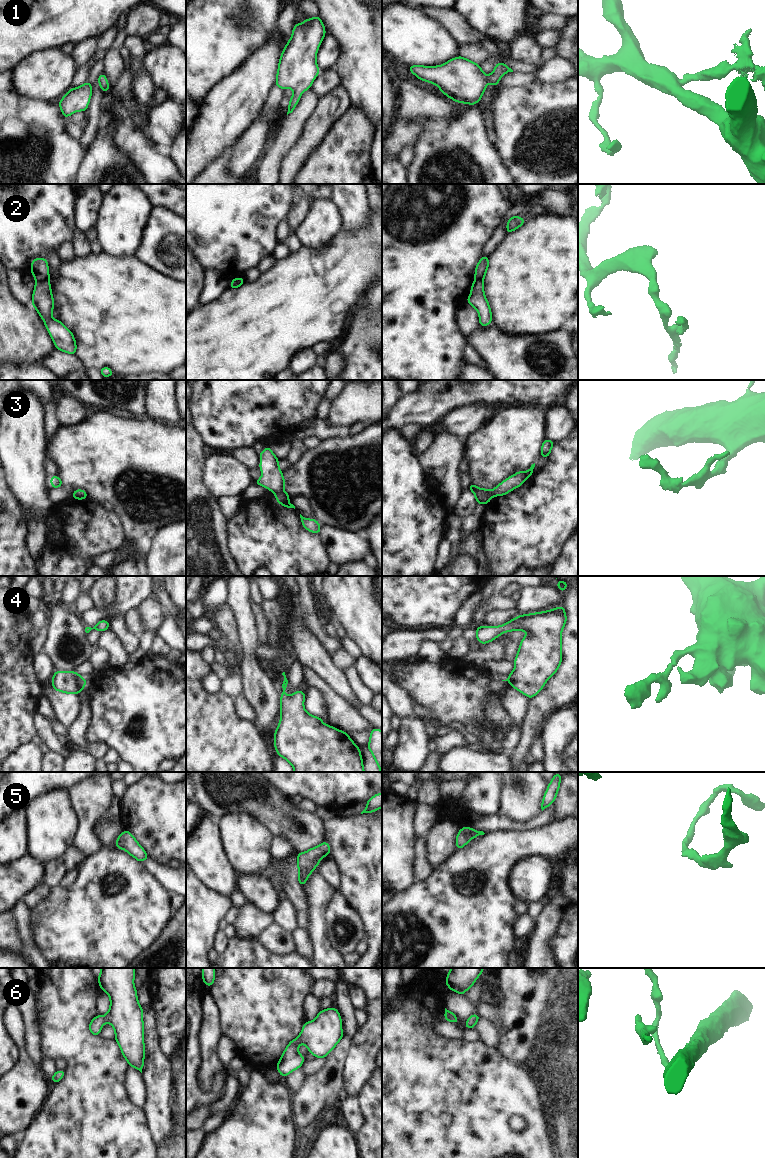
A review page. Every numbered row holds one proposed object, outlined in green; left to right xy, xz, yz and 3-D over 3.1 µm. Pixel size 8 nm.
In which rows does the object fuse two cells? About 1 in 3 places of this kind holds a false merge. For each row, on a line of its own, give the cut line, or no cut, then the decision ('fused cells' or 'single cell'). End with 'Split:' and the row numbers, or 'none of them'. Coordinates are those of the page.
1: no cut; single cell
2: cut in xy along (48, 279), (36, 281); fused cells
3: no cut; single cell
4: no cut; single cell
5: no cut; single cell
6: no cut; single cell
Split: 2

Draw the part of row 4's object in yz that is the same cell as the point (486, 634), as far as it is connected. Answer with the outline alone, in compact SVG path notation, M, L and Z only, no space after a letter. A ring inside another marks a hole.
M564 606L554 609L537 612L532 614L523 614L516 616L511 621L501 626L478 626L476 628L476 639L483 645L492 642L504 632L512 632L514 630L527 631L519 644L519 650L513 661L515 668L509 674L506 680L510 686L526 695L528 698L536 696L544 687L545 683L558 670L562 662L562 638L561 634L567 621Z

